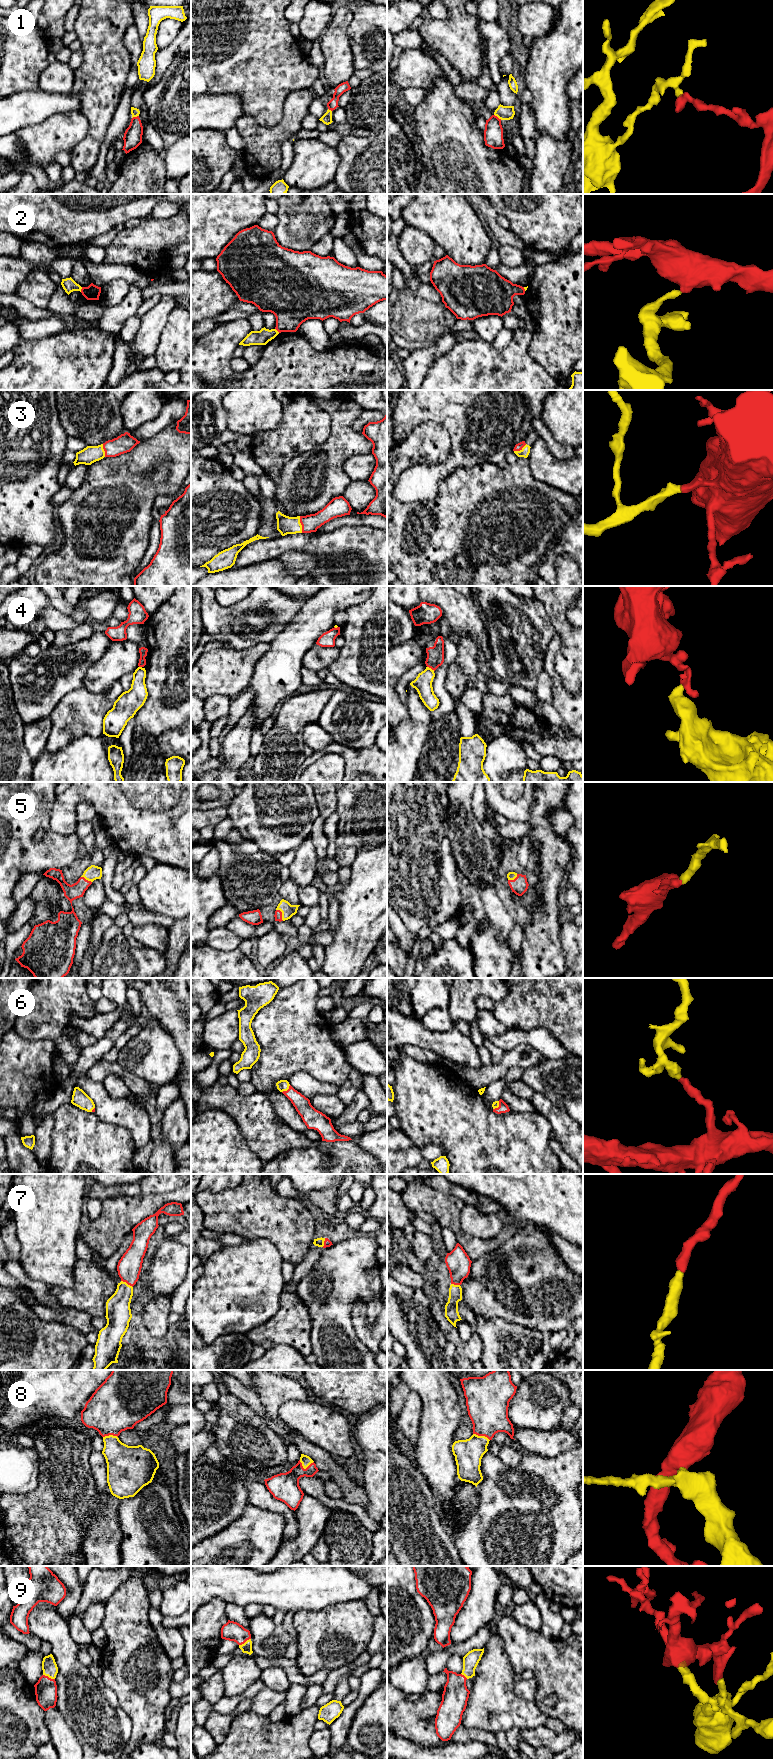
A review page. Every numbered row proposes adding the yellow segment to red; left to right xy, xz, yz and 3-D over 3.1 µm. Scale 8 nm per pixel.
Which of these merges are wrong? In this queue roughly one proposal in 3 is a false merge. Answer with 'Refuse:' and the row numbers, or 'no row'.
Refuse: 1, 2, 4

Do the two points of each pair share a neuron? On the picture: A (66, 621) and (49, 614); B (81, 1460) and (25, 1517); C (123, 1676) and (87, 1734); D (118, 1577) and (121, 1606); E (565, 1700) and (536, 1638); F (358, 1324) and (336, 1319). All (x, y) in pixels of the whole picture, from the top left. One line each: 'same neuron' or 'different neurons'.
A: same neuron
B: same neuron
C: different neurons
D: different neurons
E: same neuron
F: different neurons

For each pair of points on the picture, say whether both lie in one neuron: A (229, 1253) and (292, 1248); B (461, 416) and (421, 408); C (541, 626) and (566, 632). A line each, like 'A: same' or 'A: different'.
A: different
B: same
C: different

